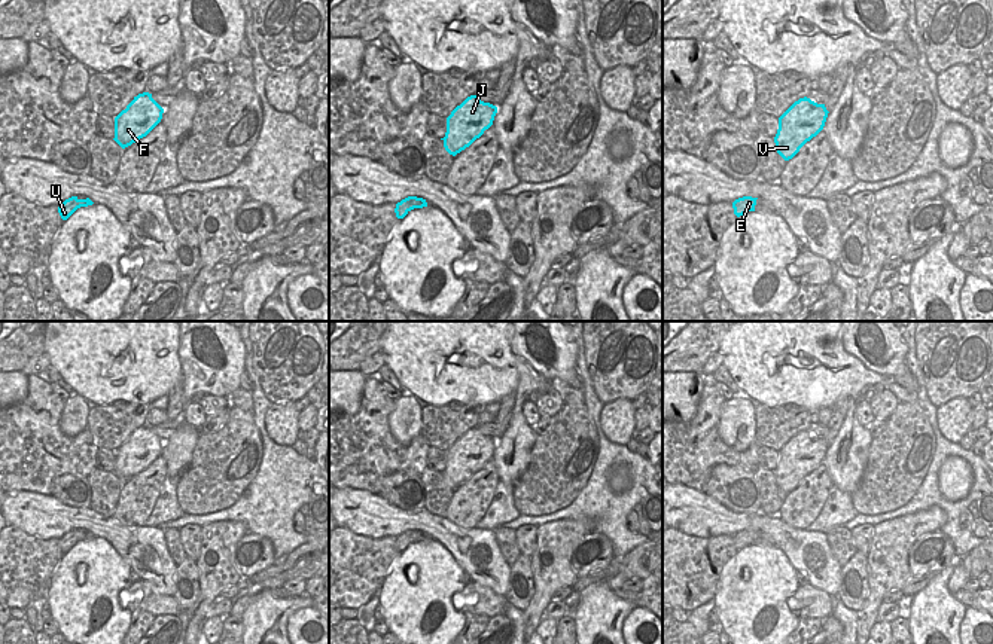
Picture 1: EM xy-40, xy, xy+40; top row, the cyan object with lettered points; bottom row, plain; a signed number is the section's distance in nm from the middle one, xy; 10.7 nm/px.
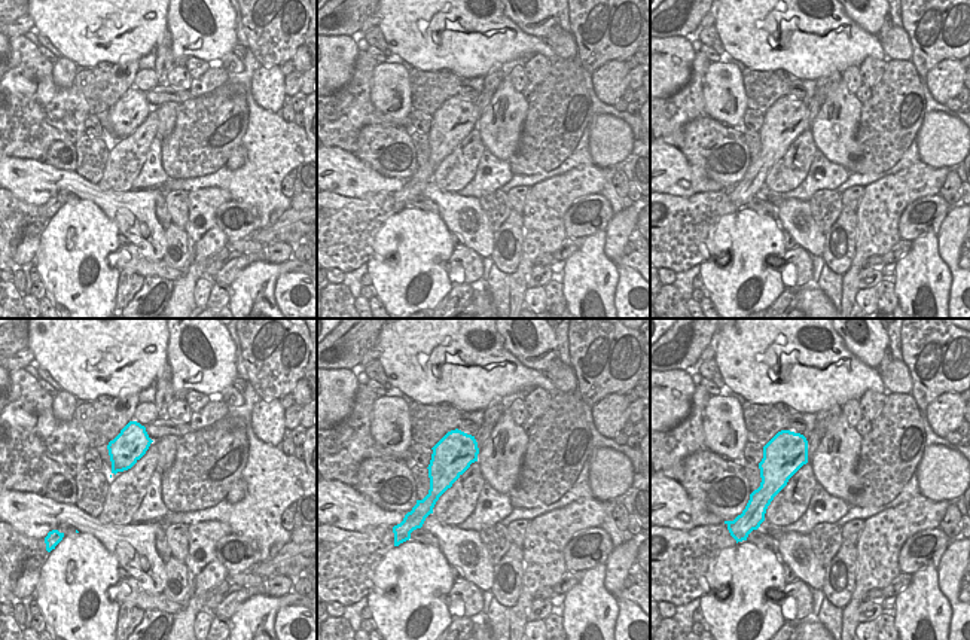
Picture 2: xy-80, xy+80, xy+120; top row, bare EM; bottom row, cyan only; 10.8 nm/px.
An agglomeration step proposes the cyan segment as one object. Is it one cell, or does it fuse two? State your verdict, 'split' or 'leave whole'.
leave whole

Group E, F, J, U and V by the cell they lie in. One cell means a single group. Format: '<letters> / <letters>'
E F J U V

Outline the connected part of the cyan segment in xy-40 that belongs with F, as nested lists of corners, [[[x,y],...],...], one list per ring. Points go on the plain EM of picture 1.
[[[143,425],[115,451],[115,474],[128,480],[146,470],[162,452],[164,442],[152,431],[152,427]]]

